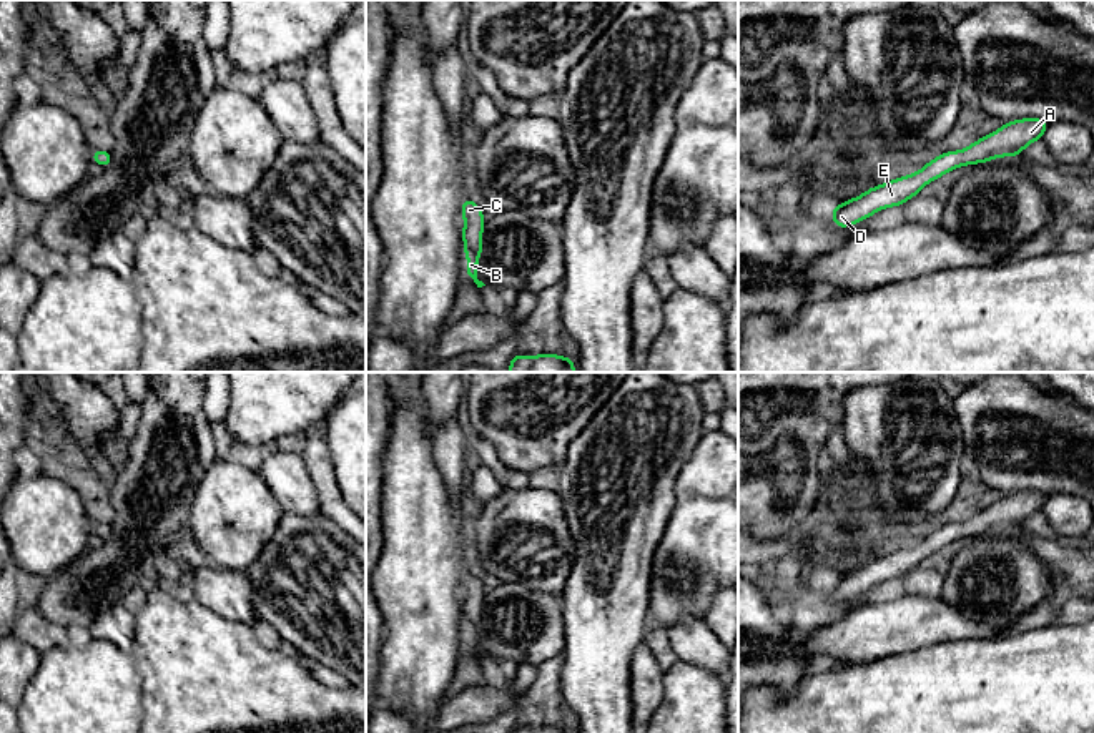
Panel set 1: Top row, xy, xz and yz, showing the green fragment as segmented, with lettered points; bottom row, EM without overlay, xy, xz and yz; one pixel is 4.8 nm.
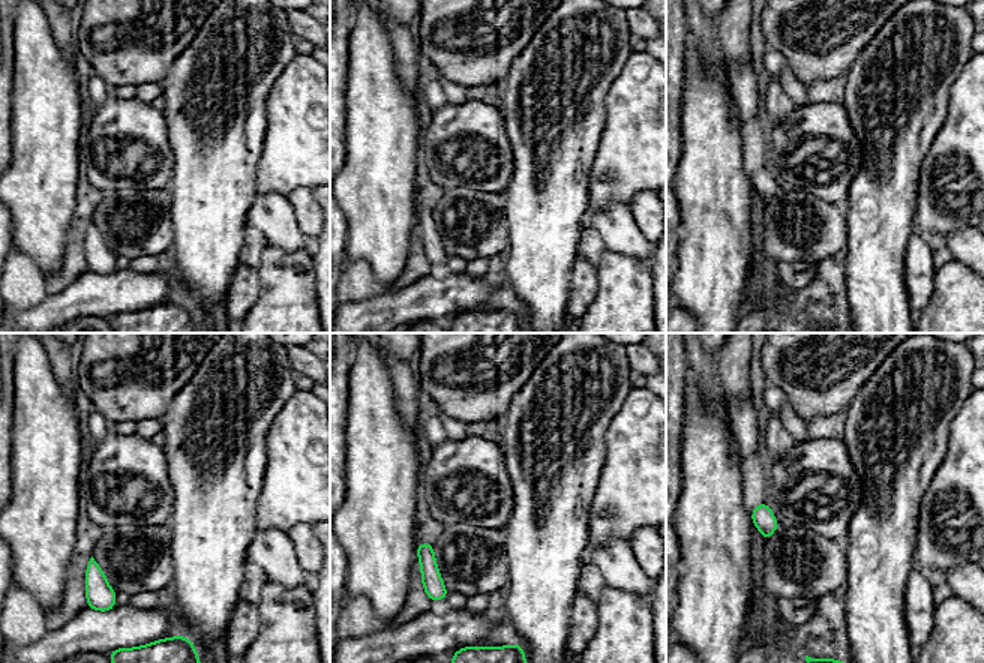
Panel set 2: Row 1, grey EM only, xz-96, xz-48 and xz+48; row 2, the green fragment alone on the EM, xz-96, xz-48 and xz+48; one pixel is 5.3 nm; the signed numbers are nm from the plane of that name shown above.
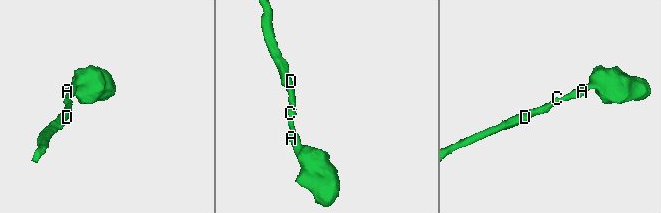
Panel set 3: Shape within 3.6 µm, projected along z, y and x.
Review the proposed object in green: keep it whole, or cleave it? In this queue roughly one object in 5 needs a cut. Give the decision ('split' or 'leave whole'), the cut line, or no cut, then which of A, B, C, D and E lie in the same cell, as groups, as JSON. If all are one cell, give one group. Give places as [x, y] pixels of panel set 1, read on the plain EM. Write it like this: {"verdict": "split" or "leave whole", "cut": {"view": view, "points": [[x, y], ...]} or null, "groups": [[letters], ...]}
{"verdict": "leave whole", "cut": null, "groups": [["A", "B", "C", "D", "E"]]}

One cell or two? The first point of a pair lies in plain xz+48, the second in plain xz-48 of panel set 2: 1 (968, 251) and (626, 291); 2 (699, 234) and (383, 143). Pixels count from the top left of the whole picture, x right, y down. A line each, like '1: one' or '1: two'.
1: two
2: one

